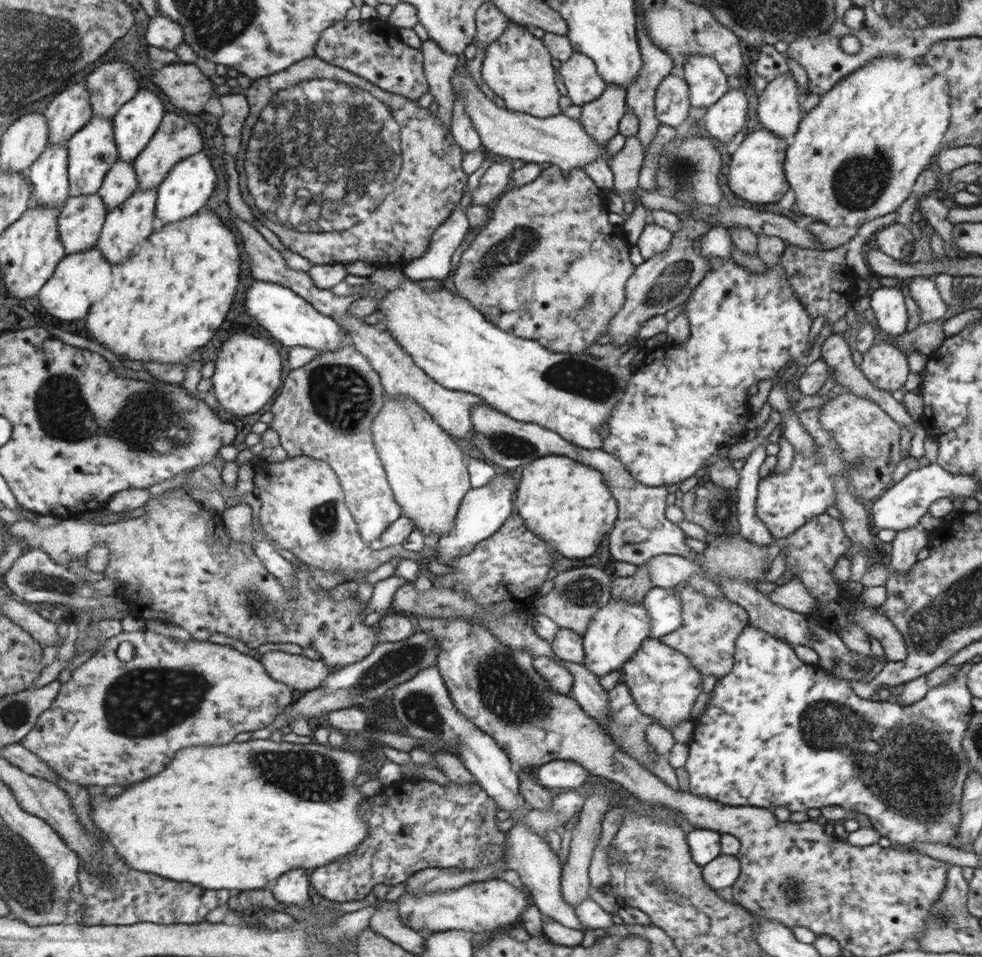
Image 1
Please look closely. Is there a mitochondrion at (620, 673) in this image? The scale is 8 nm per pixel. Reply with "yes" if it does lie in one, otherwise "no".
no

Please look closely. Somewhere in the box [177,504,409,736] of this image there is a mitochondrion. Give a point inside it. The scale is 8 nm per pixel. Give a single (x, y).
(259, 605)

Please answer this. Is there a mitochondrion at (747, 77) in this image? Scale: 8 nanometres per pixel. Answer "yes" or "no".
no

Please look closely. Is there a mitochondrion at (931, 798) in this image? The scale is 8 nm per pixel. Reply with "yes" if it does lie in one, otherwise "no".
yes

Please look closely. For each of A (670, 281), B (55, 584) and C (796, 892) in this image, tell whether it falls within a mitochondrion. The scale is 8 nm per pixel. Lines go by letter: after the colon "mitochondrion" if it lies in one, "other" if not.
A: mitochondrion
B: mitochondrion
C: mitochondrion

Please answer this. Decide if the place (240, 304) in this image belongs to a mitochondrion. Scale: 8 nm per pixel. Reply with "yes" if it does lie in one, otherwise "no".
no

